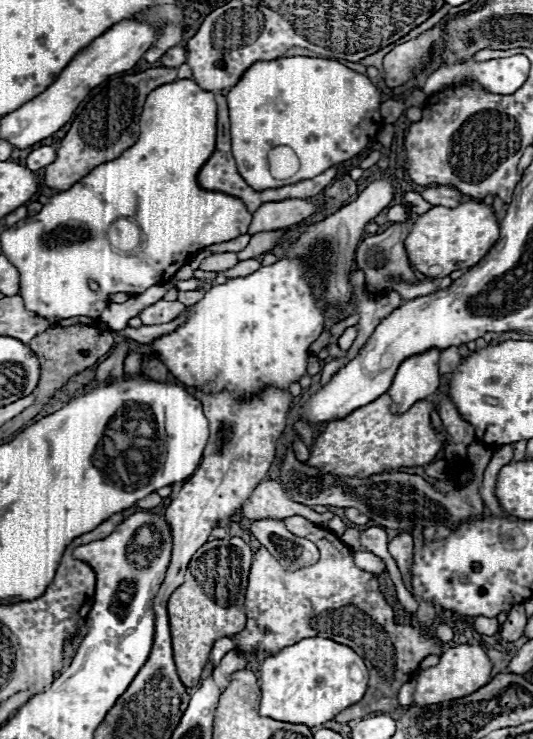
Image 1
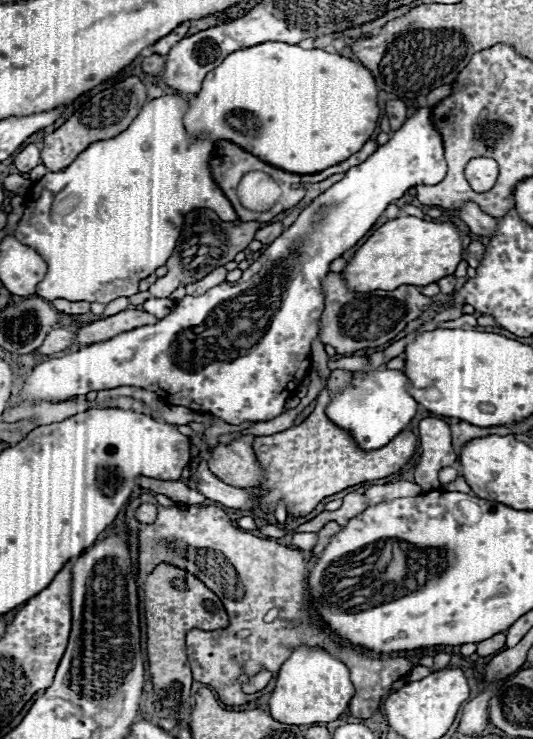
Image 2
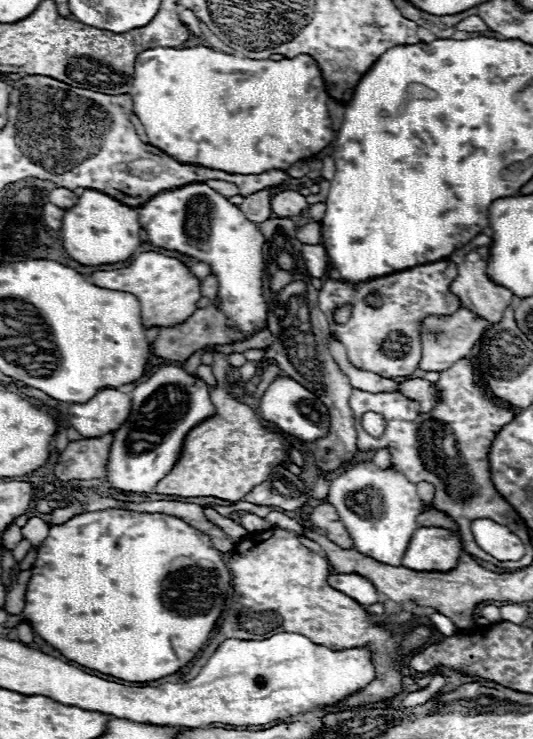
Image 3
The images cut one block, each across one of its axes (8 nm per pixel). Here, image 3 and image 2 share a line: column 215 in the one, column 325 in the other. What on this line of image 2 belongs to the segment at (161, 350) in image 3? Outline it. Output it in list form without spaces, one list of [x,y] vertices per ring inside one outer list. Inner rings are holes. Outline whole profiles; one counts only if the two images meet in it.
[[[330,272],[322,280],[322,294],[324,294],[324,312],[320,316],[322,322],[322,342],[336,348],[338,354],[352,354],[362,348],[382,346],[384,342],[392,340],[404,326],[418,318],[424,310],[430,308],[432,298],[424,296],[416,286],[400,286],[392,292],[376,290],[376,292],[350,292],[340,274]]]

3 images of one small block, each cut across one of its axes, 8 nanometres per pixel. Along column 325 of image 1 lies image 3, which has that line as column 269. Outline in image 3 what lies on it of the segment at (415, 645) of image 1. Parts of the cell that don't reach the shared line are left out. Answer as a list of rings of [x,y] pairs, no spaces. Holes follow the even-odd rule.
[[[270,528],[264,532],[252,532],[248,536],[242,538],[242,542],[238,542],[238,552],[230,554],[228,558],[228,570],[232,574],[232,588],[234,588],[234,596],[232,596],[232,604],[236,604],[234,608],[228,610],[228,614],[224,614],[224,622],[218,624],[216,634],[210,636],[208,644],[204,646],[200,658],[196,660],[194,668],[182,676],[182,680],[192,680],[192,676],[196,676],[200,672],[200,668],[204,666],[204,662],[208,660],[208,656],[212,656],[212,652],[226,640],[226,638],[244,638],[244,640],[264,640],[268,636],[274,636],[276,632],[296,632],[302,636],[308,636],[308,640],[312,640],[314,644],[324,644],[328,648],[356,648],[356,646],[372,646],[374,652],[374,664],[376,664],[376,678],[360,692],[356,692],[354,696],[342,700],[338,706],[360,706],[360,704],[368,704],[368,702],[378,702],[378,700],[388,700],[396,694],[400,694],[402,690],[402,676],[396,674],[394,668],[394,660],[400,660],[406,652],[422,646],[428,638],[430,638],[430,628],[426,626],[416,626],[412,628],[408,634],[404,636],[396,636],[376,624],[370,622],[370,616],[366,614],[366,610],[356,604],[352,598],[348,598],[346,594],[334,590],[332,586],[328,586],[326,578],[330,576],[330,564],[324,556],[316,554],[314,550],[306,548],[292,532],[282,530],[282,528]]]

